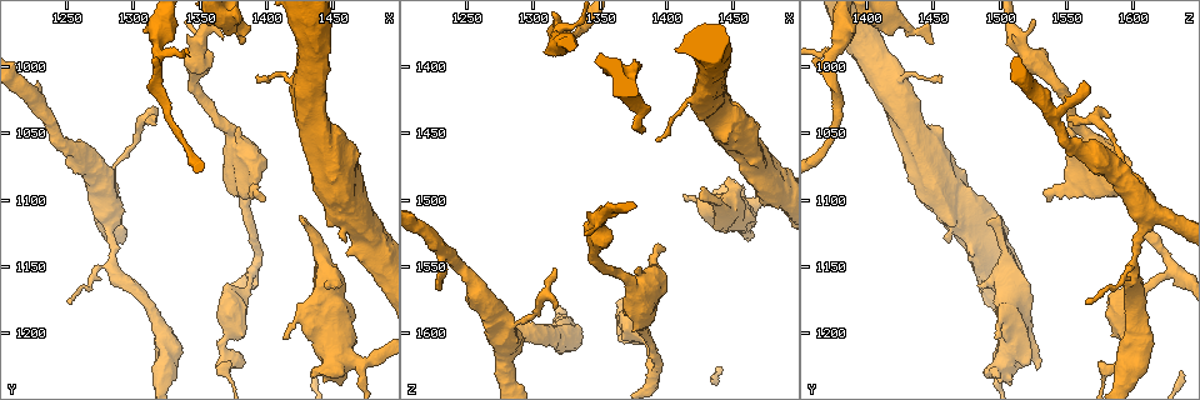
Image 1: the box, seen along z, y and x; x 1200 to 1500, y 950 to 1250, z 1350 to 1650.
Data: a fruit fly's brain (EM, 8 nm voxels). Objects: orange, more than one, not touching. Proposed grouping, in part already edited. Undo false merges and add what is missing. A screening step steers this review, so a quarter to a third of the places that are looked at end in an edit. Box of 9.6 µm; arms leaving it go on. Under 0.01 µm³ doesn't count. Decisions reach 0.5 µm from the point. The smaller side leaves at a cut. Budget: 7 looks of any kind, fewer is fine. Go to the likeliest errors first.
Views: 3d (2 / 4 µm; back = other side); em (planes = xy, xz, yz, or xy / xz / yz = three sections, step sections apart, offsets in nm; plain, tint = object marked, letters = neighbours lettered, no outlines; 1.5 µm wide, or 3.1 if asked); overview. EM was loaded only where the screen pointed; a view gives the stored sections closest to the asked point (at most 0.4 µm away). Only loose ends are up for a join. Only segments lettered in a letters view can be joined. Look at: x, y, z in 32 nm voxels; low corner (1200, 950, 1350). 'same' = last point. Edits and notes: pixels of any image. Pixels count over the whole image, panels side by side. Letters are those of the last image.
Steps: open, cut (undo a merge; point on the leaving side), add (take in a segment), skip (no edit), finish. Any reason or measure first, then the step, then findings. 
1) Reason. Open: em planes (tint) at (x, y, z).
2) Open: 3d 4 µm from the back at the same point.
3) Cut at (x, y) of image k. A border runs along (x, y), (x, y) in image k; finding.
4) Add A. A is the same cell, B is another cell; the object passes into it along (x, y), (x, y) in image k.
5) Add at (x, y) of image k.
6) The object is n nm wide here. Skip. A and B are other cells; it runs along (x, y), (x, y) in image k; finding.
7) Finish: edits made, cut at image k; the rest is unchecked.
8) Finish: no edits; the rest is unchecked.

Abrupt turn. Open: em planes (tint) at (1392, 1154, 1632).

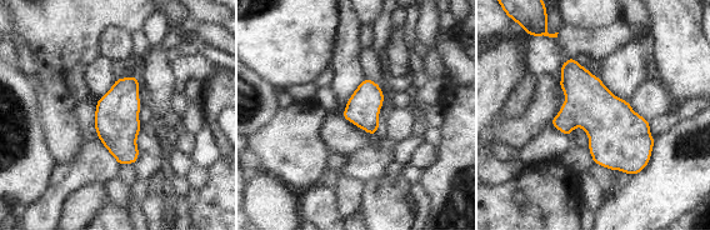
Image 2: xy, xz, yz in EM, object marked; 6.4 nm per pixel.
See the neighbours. Open: em planes (letters) at the same point.

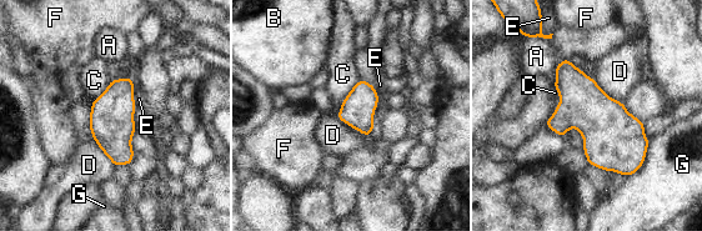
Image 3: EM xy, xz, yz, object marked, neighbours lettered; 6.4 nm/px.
Skip. A, B, C, D, E, F and G are other cells; a border runs along (360, 79), (376, 90), (375, 124) in image 3; one neuron here.

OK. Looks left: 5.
Stops while still wide. Open: 3d 4 µm at (1434, 1234, 1498).

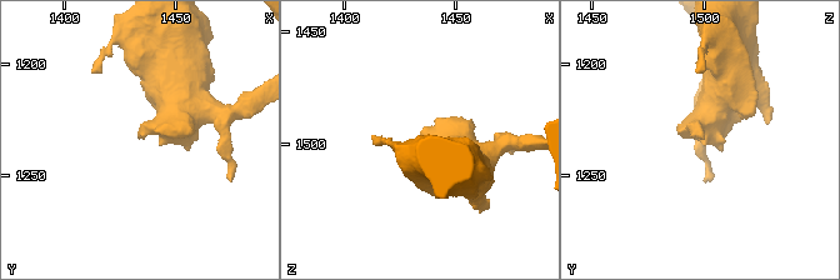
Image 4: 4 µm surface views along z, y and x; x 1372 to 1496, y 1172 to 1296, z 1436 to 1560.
Now the EM. Open: em planes (letters) at (1433, 1233, 1500).

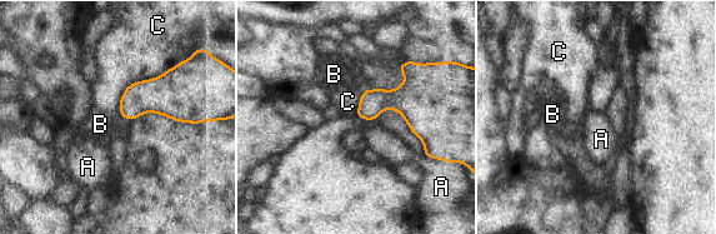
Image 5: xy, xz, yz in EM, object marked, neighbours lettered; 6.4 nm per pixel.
The longest contact is with C, 500 nm. Skip. A, B and C are other cells; a border runs along (422, 153), (434, 159) in image 5; no lettered segment goes on from it.

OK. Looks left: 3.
Small branch off a trunk. Open: em xz step 8 (tint) at (1284, 1152, 1600).

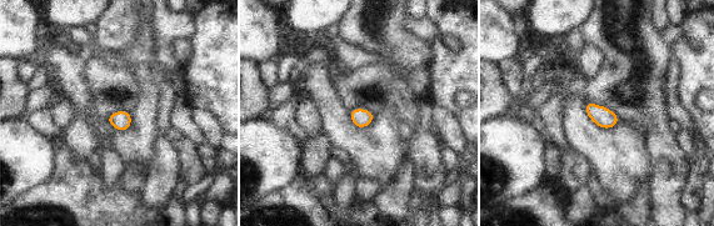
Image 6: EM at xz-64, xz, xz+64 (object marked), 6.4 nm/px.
Another direction. Open: em yz step 8 (letters) at the same point.

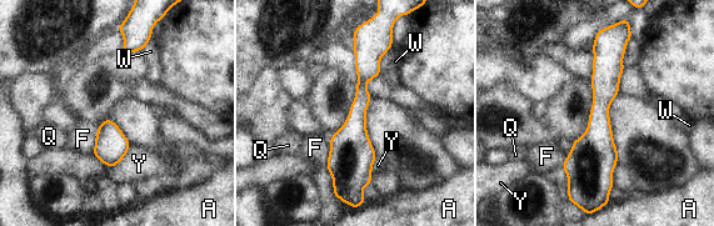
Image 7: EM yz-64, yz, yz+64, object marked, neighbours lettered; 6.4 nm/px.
Skip. A, F, Q, W and Y are other cells; a border runs along (131, 145), (114, 166), (91, 152) in image 7; continuous, no second neuron.

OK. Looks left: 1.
Finish: no edits; the rest is unchecked.

